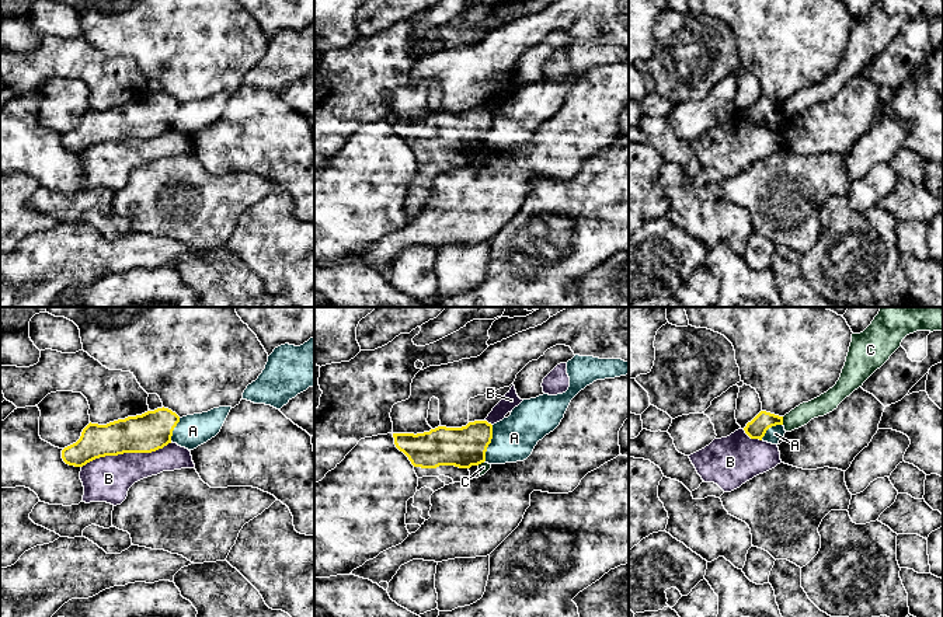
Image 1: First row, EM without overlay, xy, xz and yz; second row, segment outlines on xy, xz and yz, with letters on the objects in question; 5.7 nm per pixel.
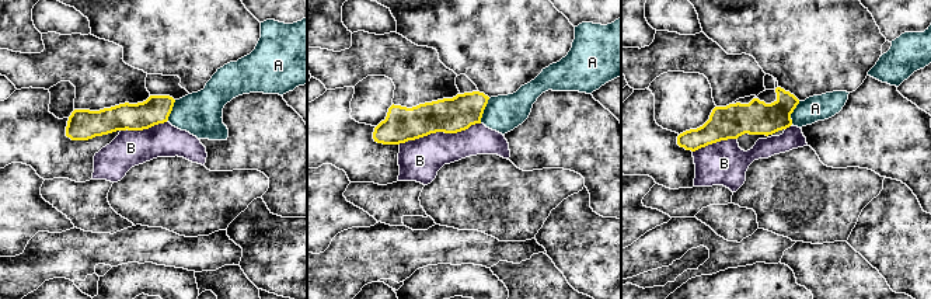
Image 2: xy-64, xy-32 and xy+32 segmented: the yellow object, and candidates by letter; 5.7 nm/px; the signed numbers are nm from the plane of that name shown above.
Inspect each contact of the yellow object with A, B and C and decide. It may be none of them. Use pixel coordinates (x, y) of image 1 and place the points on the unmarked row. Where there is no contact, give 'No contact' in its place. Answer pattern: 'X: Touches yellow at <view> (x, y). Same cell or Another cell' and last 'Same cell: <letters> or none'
A: Touches yellow at xz (490, 128). Another cell
B: Touches yellow at xy (126, 138). Another cell
C: Touches yellow at yz (782, 107). Another cell
Same cell: none

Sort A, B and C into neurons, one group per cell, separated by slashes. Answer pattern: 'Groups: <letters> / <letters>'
Groups: A / B / C

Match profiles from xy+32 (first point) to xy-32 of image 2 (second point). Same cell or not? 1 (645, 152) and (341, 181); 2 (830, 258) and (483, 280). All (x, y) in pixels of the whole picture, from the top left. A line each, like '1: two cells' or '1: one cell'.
1: two cells
2: two cells

